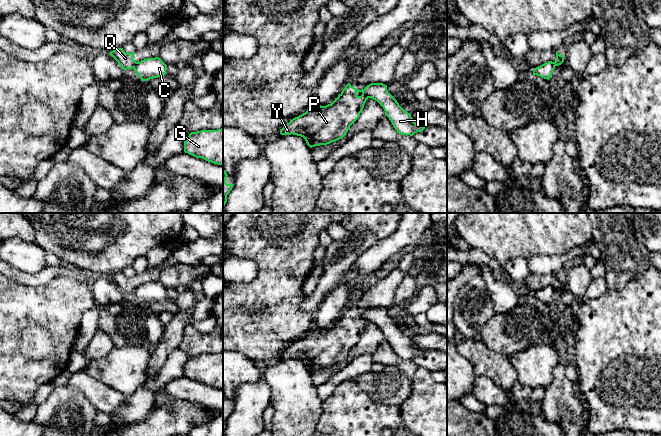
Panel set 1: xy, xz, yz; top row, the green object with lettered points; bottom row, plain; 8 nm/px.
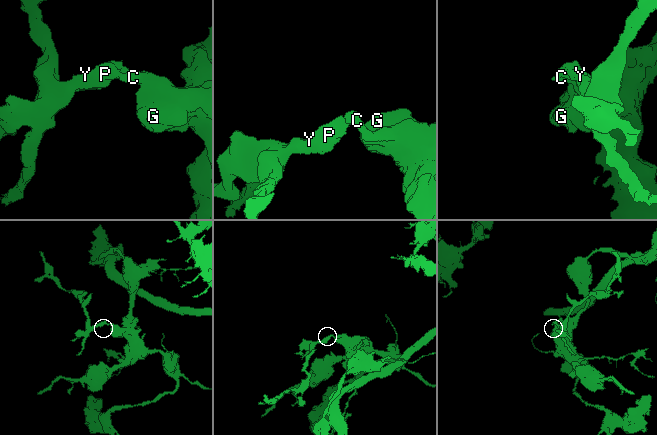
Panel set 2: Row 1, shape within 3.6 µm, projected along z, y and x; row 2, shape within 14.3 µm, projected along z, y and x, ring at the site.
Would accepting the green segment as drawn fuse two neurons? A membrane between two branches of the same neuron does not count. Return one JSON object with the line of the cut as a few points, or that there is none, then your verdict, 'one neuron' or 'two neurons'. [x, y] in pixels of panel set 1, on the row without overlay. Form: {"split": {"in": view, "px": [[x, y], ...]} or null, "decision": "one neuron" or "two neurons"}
{"split": {"in": "xz", "px": [[362, 313], [362, 316], [369, 321]]}, "decision": "two neurons"}

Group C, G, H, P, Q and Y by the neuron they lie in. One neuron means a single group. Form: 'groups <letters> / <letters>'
groups C G H / P Q Y

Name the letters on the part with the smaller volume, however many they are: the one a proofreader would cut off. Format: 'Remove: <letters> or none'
Remove: P, Q, Y

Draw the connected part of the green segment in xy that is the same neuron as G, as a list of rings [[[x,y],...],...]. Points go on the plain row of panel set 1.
[[[223,352],[191,356],[184,365],[184,376],[223,389]]]

